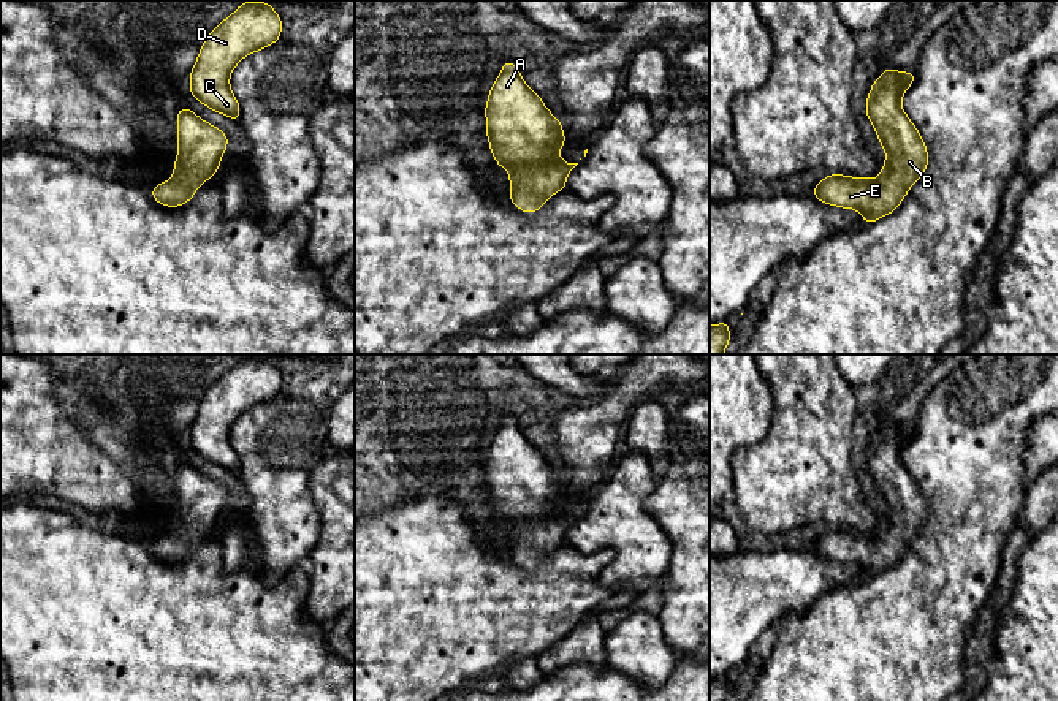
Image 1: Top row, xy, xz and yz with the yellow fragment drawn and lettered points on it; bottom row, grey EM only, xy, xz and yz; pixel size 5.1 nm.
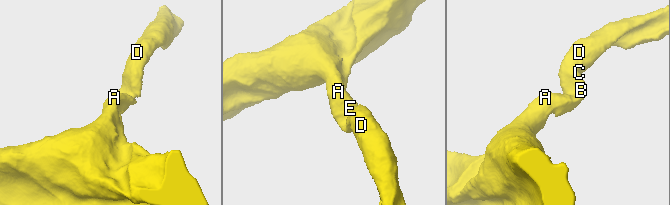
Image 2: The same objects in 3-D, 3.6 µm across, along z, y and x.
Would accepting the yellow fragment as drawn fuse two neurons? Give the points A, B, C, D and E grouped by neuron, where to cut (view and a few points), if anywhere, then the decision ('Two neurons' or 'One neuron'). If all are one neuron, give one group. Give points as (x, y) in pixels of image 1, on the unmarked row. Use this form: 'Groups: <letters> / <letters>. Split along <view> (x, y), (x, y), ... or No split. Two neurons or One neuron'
Groups: A B C D E. No split. One neuron

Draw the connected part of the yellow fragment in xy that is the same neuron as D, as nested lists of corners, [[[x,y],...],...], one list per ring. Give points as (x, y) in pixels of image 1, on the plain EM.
[[[242,356],[206,392],[190,426],[190,449],[230,473],[239,475],[241,464],[230,443],[234,421],[280,392],[282,373],[271,358]]]

